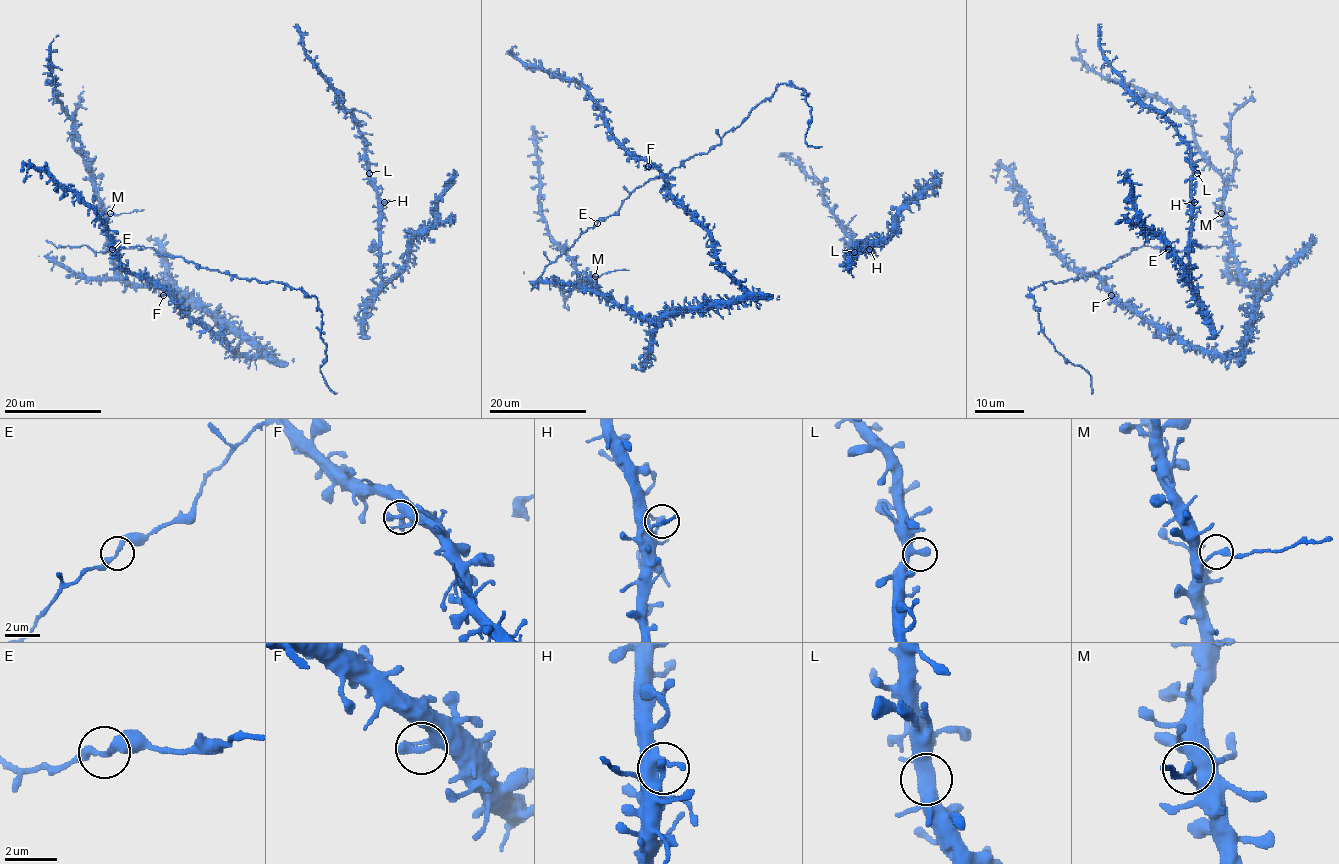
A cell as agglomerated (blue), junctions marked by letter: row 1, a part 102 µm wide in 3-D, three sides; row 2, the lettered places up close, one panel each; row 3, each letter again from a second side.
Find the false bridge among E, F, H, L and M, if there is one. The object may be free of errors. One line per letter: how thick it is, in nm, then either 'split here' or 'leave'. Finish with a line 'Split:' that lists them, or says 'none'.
E: 240 nm | leave
F: 360 nm | leave
H: 190 nm | leave
L: 420 nm | leave
M: 240 nm | split here
Split: M

